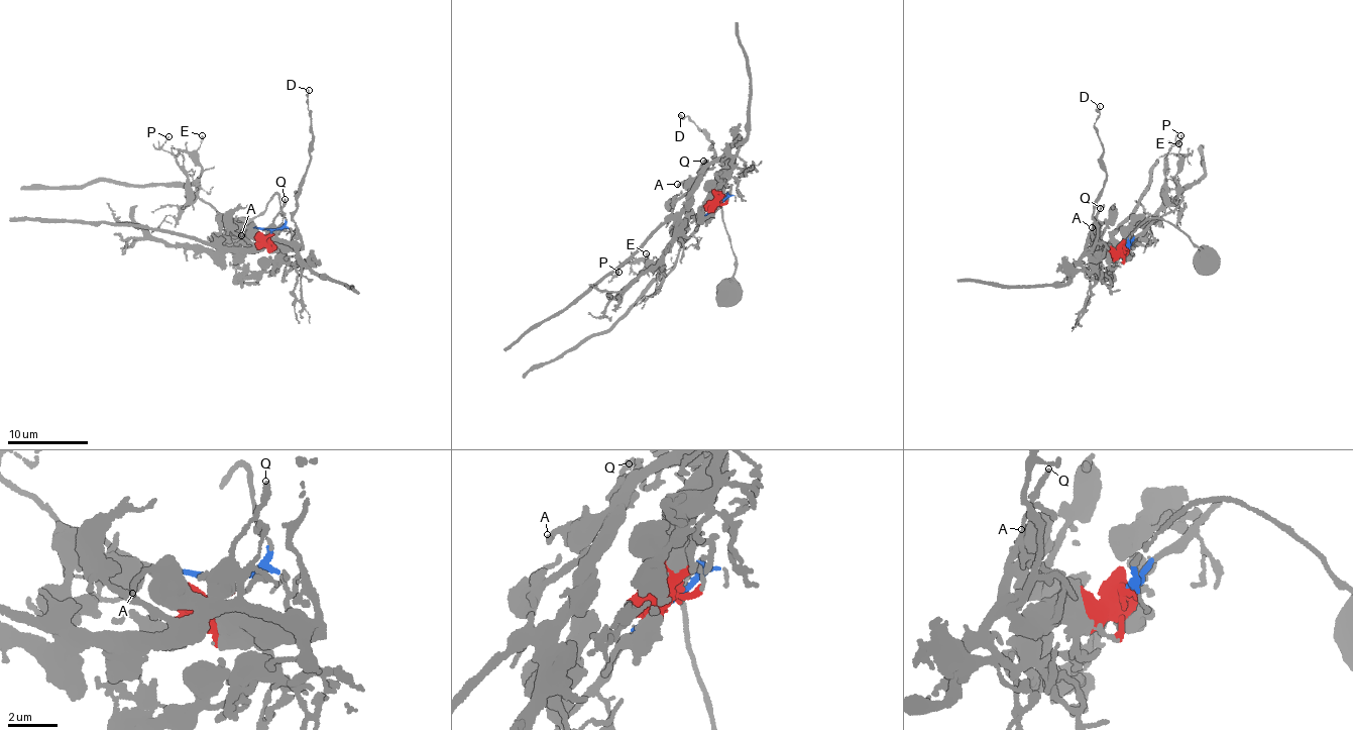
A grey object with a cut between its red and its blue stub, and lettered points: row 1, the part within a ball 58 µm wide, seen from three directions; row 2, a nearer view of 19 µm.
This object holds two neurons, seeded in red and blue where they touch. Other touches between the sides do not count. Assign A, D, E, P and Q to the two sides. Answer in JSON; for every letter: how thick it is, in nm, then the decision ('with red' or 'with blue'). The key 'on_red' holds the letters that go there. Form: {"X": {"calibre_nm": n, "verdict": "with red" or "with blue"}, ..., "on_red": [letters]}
{"A": {"calibre_nm": 200, "verdict": "with red"}, "D": {"calibre_nm": 190, "verdict": "with red"}, "E": {"calibre_nm": 150, "verdict": "with blue"}, "P": {"calibre_nm": 110, "verdict": "with blue"}, "Q": {"calibre_nm": 200, "verdict": "with red"}, "on_red": ["A", "D", "Q"]}

